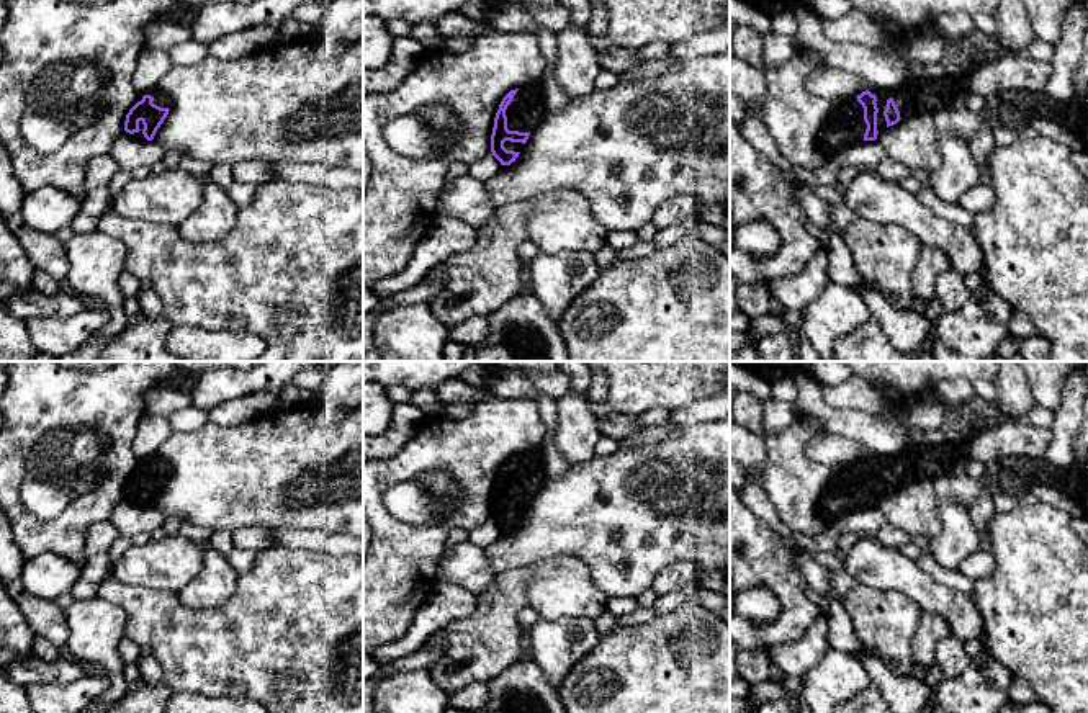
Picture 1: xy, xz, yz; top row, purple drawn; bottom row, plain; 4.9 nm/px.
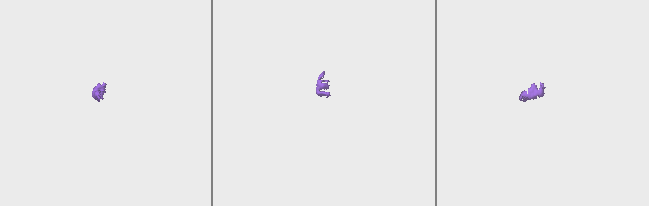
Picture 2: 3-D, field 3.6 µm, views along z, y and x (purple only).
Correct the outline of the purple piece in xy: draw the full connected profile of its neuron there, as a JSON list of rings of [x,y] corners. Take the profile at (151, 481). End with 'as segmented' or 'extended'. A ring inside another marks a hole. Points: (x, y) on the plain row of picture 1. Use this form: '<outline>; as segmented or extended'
[[[159,456],[141,461],[139,468],[126,481],[124,497],[136,505],[152,507],[169,478],[169,466]]]; extended

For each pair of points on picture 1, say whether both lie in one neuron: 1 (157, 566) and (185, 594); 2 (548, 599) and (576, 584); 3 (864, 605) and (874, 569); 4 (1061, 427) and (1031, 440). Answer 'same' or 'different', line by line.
1: different
2: same
3: different
4: different

